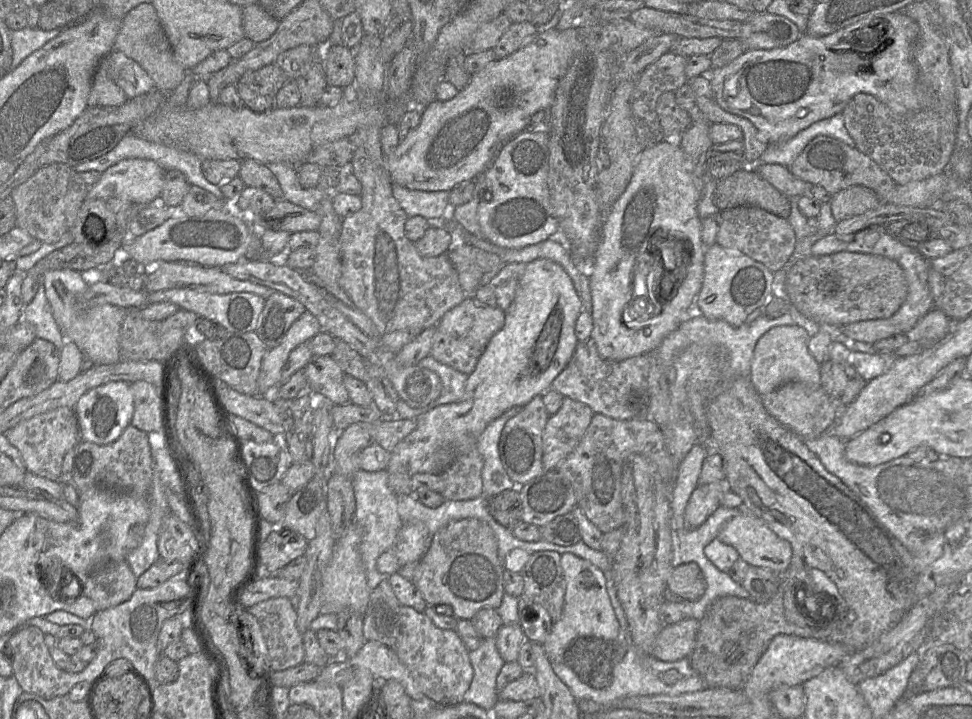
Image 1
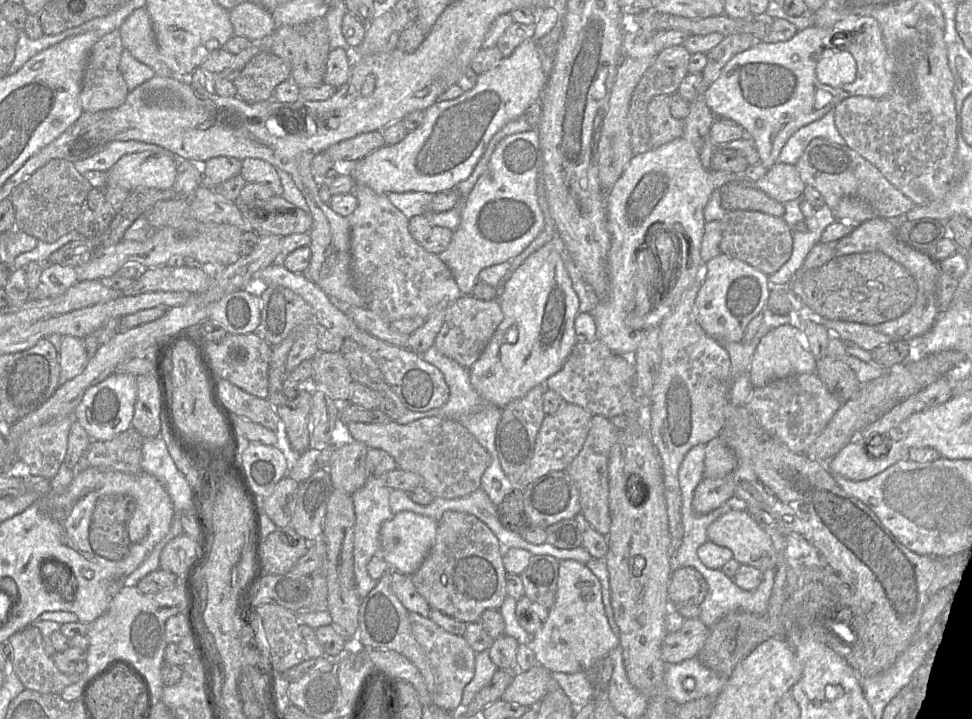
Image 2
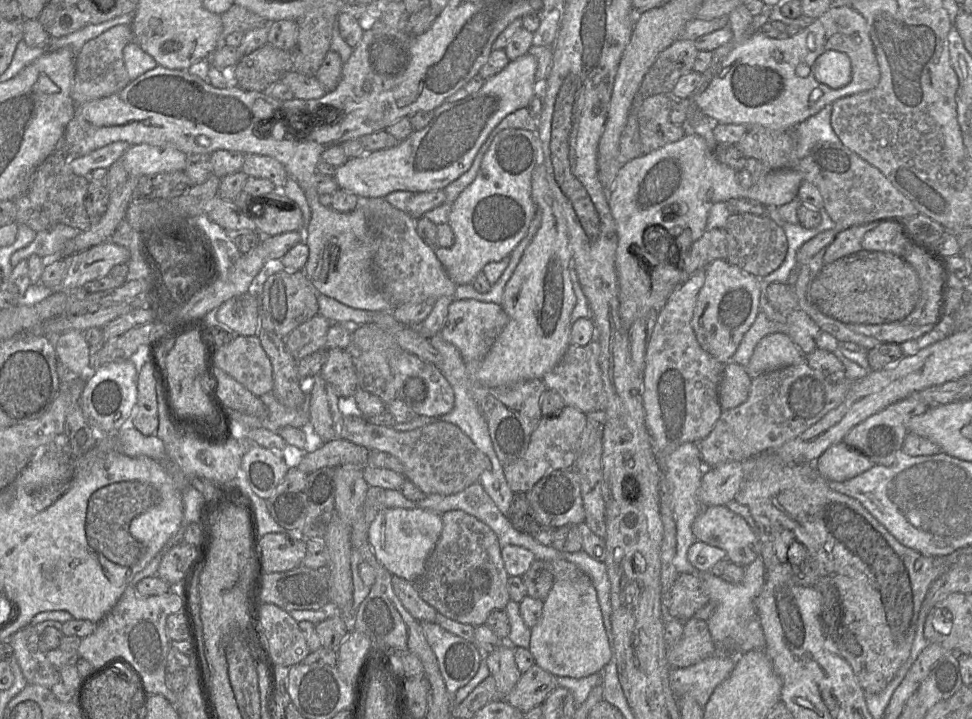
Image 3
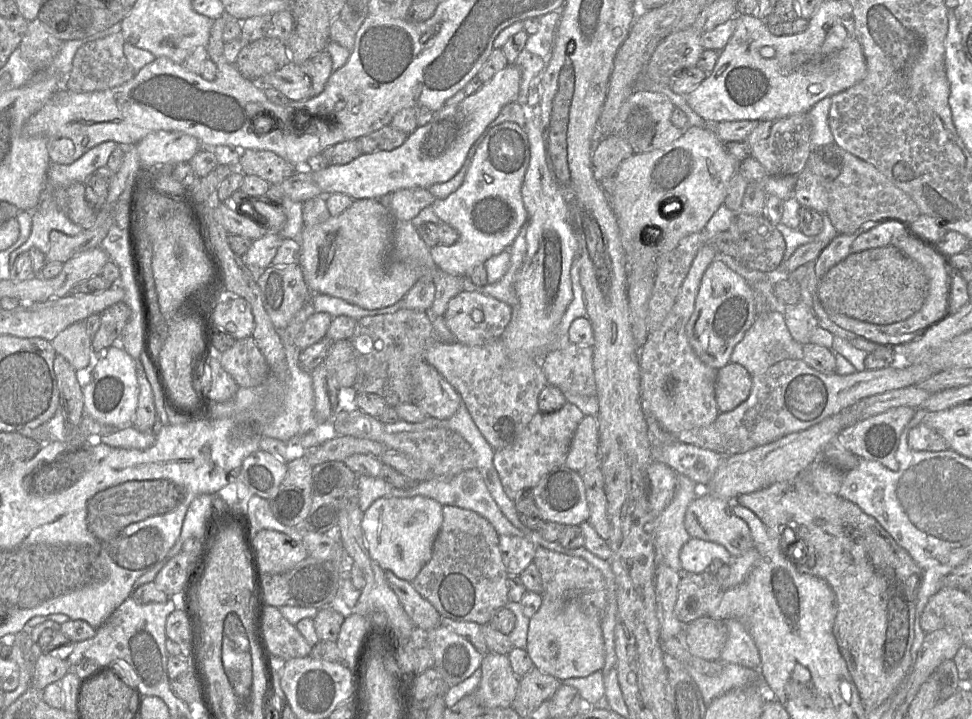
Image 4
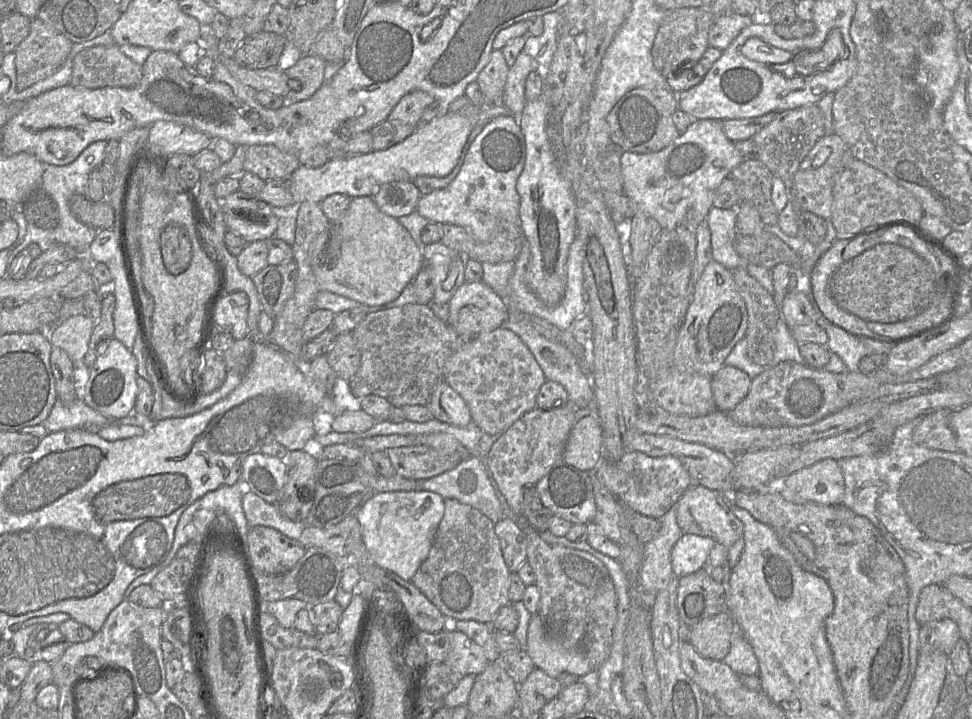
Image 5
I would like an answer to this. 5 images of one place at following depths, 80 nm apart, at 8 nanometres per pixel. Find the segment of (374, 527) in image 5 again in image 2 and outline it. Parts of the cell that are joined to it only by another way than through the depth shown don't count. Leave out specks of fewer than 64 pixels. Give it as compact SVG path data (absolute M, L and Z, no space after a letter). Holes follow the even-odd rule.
M403 511L383 522L380 529L380 556L391 568L412 575L432 548L437 533L437 522L414 512Z

